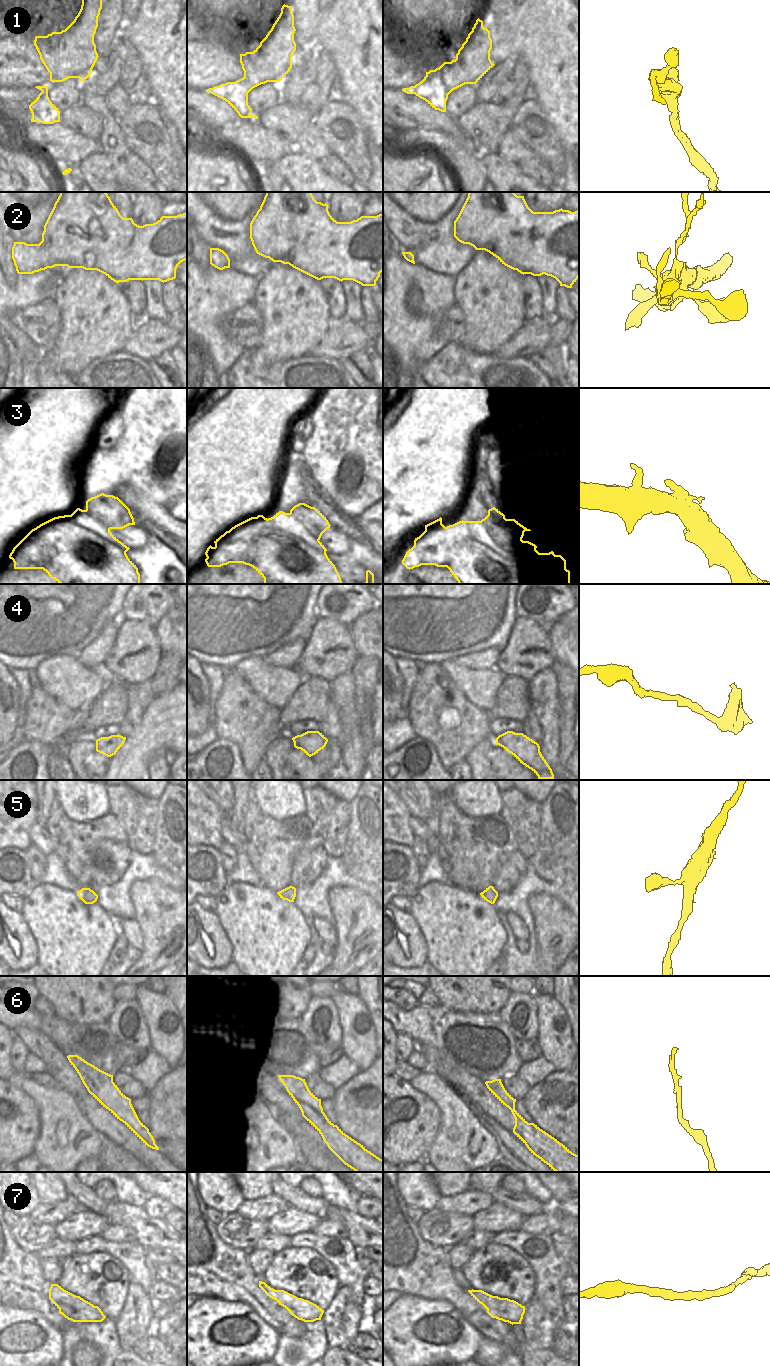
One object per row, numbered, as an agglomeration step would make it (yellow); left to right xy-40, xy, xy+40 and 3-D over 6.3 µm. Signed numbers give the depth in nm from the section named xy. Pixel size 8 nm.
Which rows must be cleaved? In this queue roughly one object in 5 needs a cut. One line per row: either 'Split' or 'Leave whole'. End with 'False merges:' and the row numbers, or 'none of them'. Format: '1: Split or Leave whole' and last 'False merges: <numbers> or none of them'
1: Leave whole
2: Leave whole
3: Leave whole
4: Leave whole
5: Leave whole
6: Leave whole
7: Leave whole
False merges: none of them.

